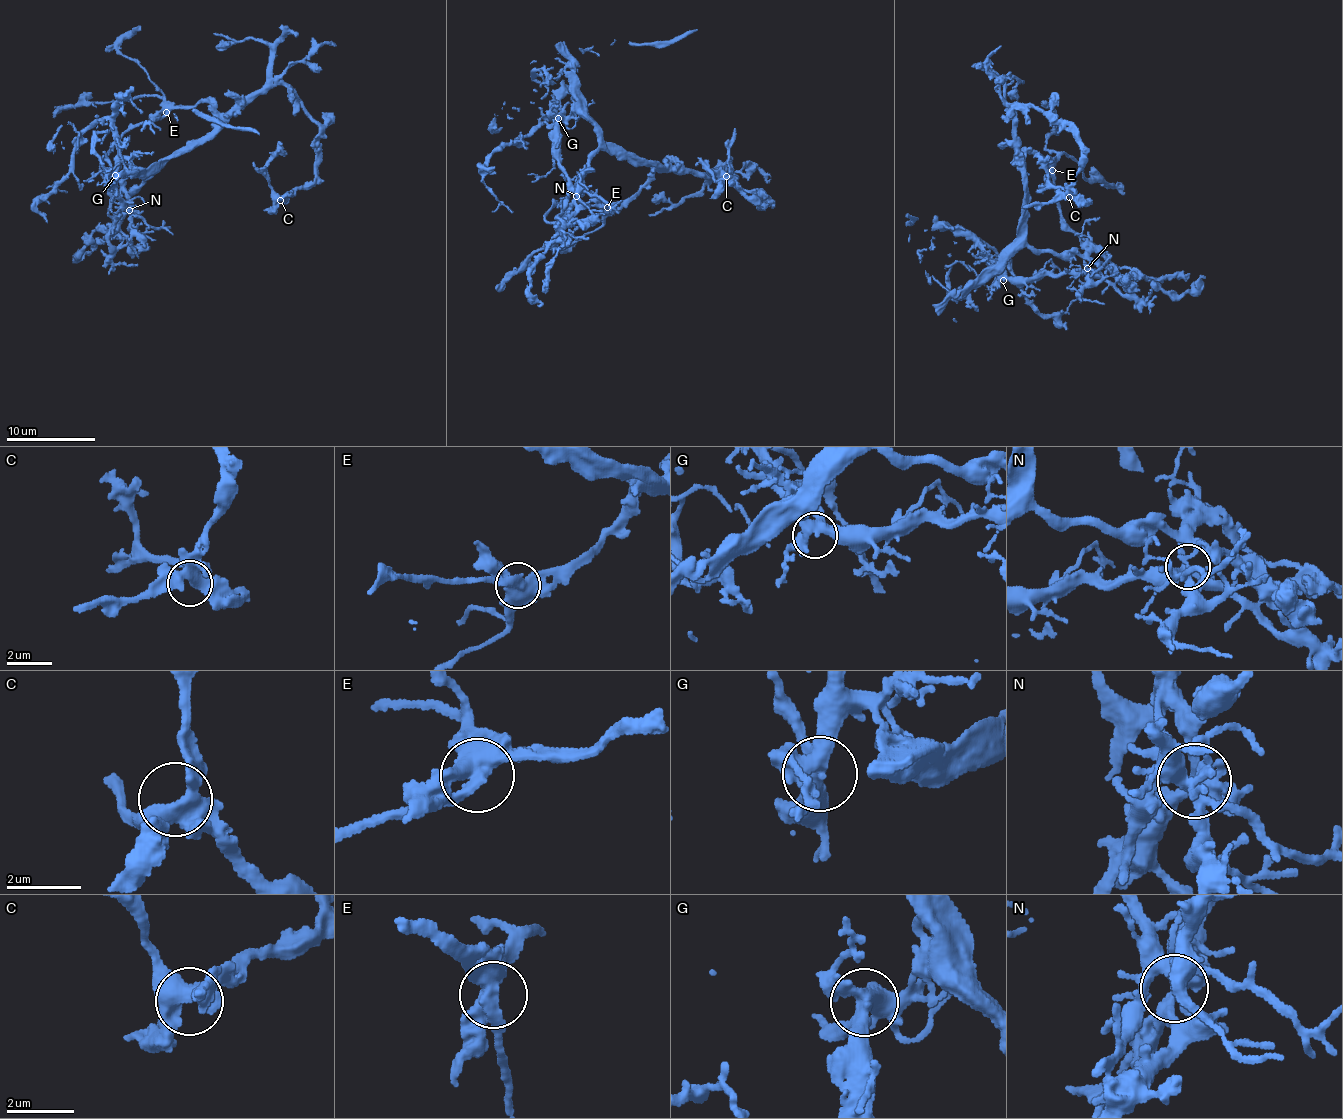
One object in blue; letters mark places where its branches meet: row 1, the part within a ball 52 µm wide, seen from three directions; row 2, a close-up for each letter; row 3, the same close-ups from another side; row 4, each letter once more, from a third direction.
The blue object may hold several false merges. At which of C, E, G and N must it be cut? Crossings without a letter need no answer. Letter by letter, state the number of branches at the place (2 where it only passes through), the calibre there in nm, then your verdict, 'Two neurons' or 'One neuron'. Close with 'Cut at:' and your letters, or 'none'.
C: Branches: 5. Thickness 400 nm. One neuron
E: Branches: 2. Thickness 550 nm. Two neurons
G: Branches: 4. Thickness 400 nm. One neuron
N: Branches: 7. Thickness 200 nm. Two neurons
Cut at: E, N

